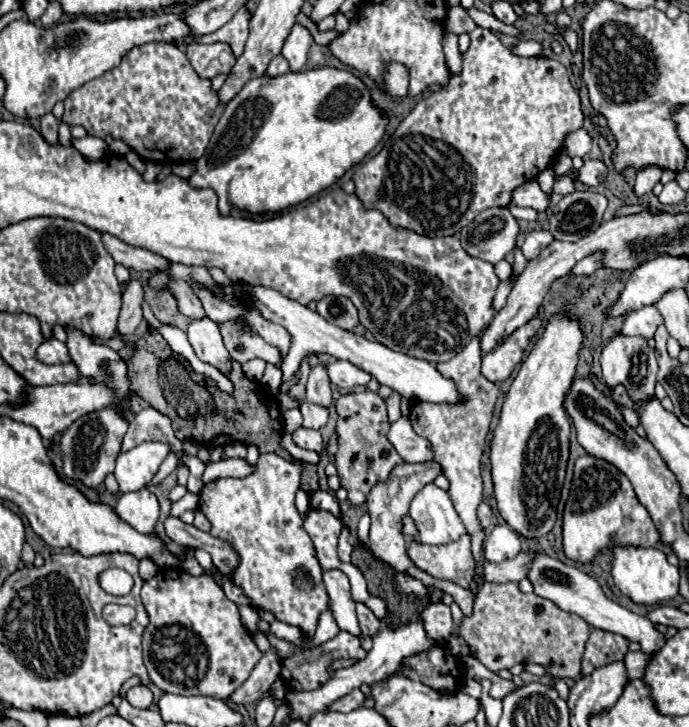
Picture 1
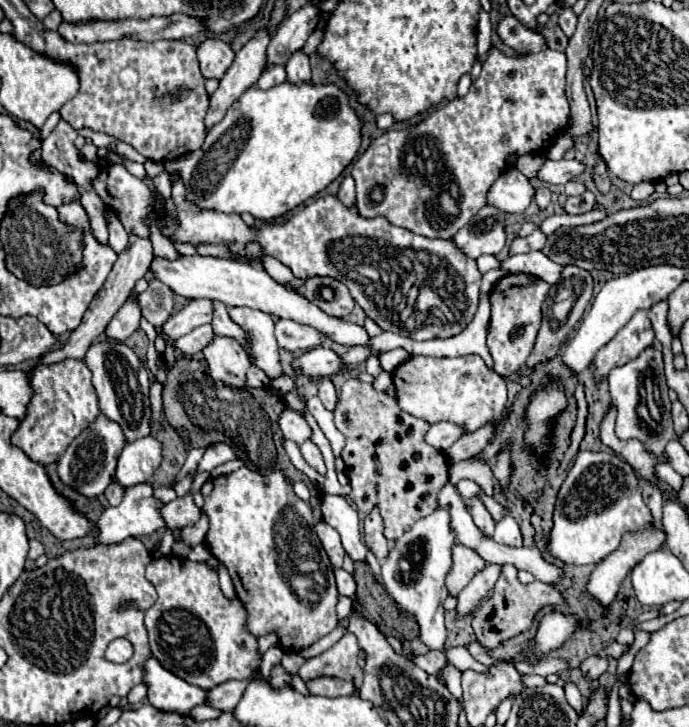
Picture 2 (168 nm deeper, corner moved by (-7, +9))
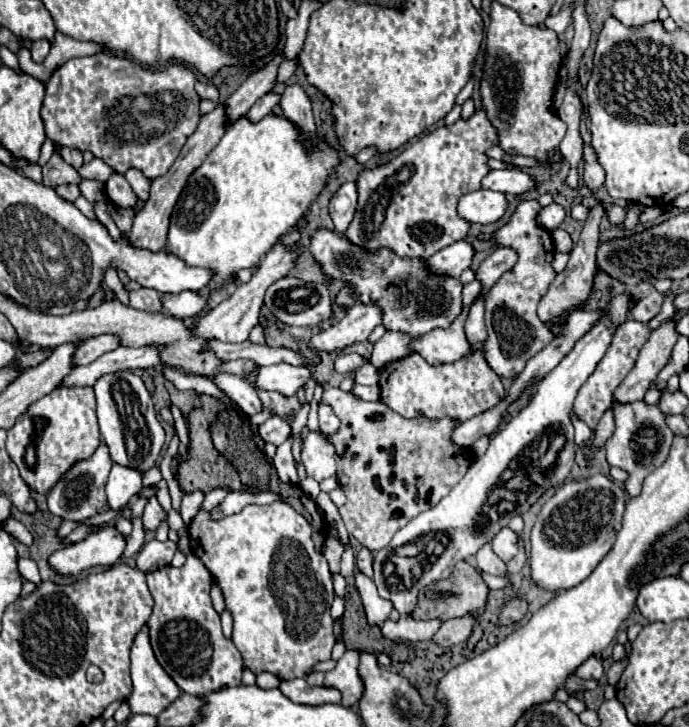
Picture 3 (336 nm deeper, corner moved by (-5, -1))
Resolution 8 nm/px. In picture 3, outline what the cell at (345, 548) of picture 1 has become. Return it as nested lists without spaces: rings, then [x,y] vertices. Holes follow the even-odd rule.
[[[361,572],[355,574],[355,586],[357,586],[359,594],[361,594],[363,608],[365,608],[365,614],[367,614],[367,622],[373,624],[373,626],[383,626],[383,622],[389,620],[393,604],[389,600],[383,600],[377,594],[377,588],[375,588],[373,580],[367,578]]]

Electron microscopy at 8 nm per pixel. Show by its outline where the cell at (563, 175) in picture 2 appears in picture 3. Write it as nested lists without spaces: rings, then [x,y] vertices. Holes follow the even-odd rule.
[[[489,170],[489,176],[481,180],[483,190],[497,190],[503,194],[521,194],[533,190],[533,178],[519,170]]]

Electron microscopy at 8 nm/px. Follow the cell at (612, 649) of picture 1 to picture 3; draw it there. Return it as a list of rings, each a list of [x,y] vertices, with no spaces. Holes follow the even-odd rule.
[[[571,676],[571,678],[567,680],[567,684],[565,684],[565,688],[567,688],[569,694],[581,692],[581,690],[593,690],[595,686],[597,686],[595,680],[581,680],[581,678],[577,678],[577,676]]]

